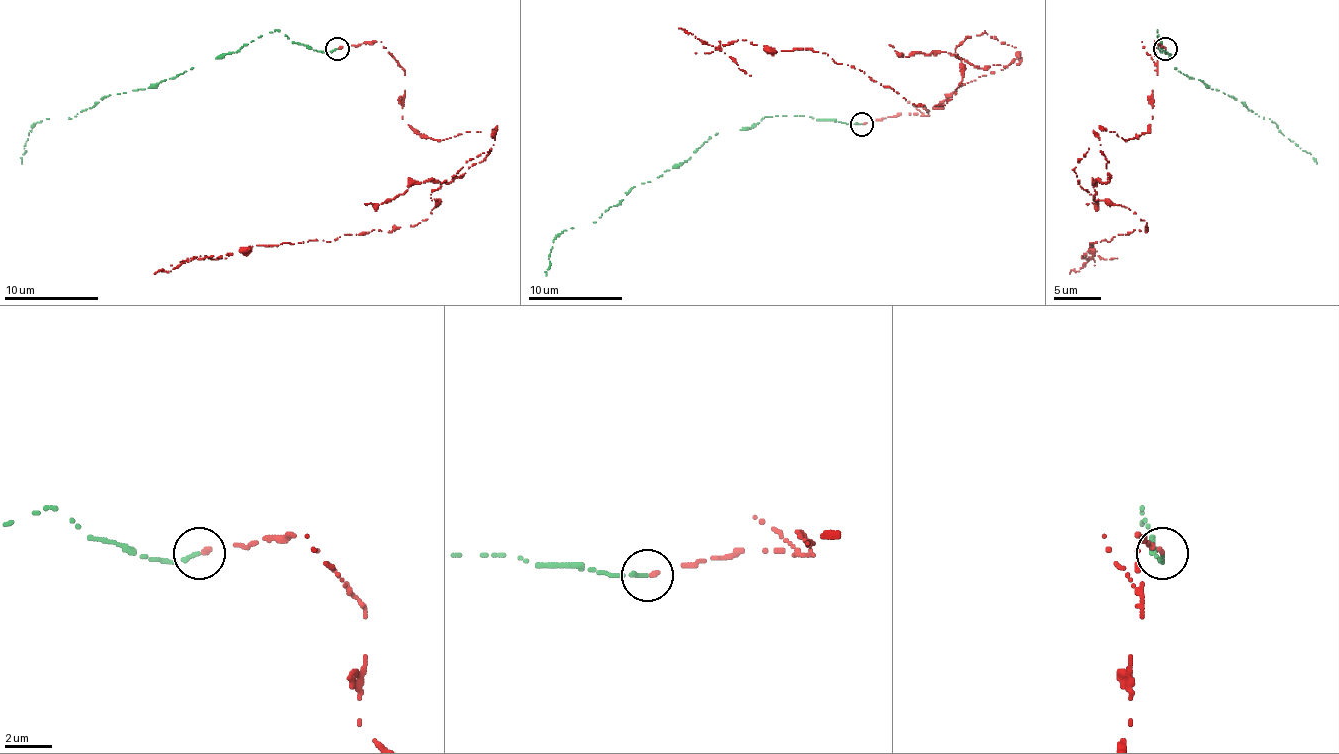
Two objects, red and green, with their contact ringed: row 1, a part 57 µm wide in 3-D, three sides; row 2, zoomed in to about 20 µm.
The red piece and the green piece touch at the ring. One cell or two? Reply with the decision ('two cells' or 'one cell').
two cells

